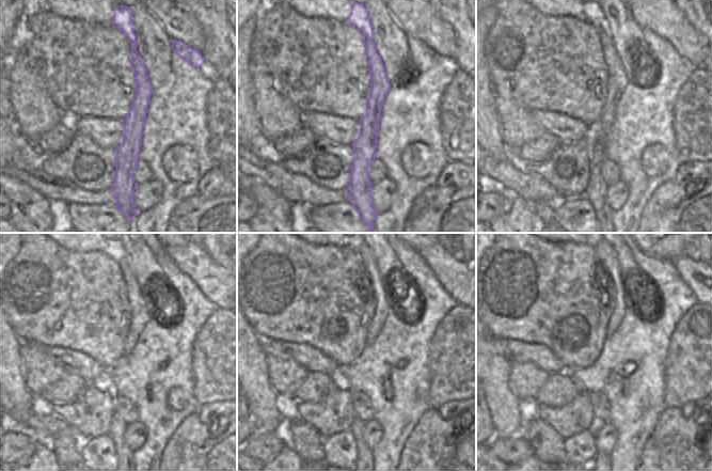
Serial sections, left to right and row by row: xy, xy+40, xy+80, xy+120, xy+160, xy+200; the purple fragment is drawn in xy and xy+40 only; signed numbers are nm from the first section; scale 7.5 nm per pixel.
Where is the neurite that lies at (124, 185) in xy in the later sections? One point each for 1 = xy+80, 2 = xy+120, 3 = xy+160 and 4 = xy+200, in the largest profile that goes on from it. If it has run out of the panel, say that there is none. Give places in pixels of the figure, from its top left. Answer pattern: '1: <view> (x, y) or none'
1: xy+80 (597, 188)
2: xy+120 (140, 315)
3: xy+160 (381, 308)
4: xy+200 (607, 256)

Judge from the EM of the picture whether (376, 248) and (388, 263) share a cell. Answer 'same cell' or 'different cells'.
same cell

